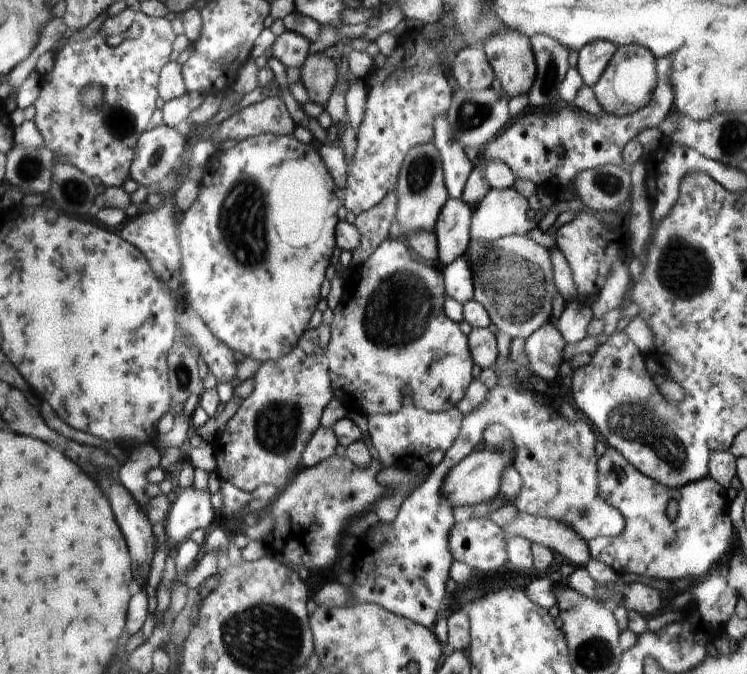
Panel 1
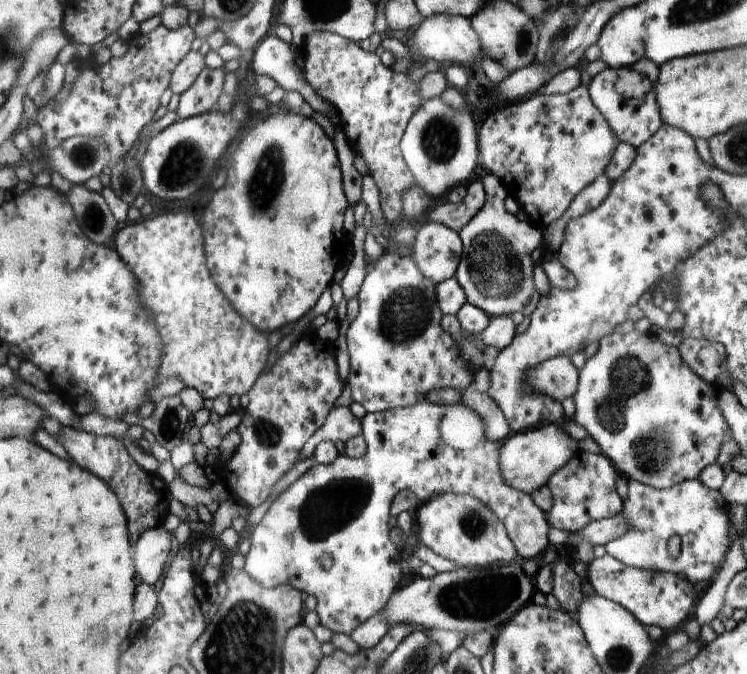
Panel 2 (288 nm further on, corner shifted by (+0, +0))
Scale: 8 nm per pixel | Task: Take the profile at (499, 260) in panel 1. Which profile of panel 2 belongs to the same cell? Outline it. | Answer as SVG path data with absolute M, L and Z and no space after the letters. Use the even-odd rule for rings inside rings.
M487 172L485 178L481 178L487 190L487 204L483 206L483 210L461 230L461 240L465 242L465 256L461 258L461 268L457 270L457 282L461 284L461 288L465 290L469 304L481 308L487 312L489 318L499 318L499 316L513 316L515 312L523 314L523 316L531 316L537 302L539 302L539 294L533 290L535 286L531 286L531 258L529 252L533 248L537 248L541 244L541 232L533 226L529 226L529 222L519 222L515 220L515 216L507 214L503 208L503 200L507 196L507 190L503 188L501 180L493 174Z

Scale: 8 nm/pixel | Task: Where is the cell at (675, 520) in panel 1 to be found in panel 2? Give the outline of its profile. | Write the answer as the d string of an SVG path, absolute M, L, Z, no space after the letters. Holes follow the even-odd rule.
M627 480L627 498L621 506L621 518L627 524L627 532L605 544L605 556L615 558L629 568L677 574L689 582L703 582L711 578L711 572L725 560L727 506L729 502L719 490L711 490L699 480L685 480L665 490ZM671 536L681 538L677 556L667 554L667 540Z

